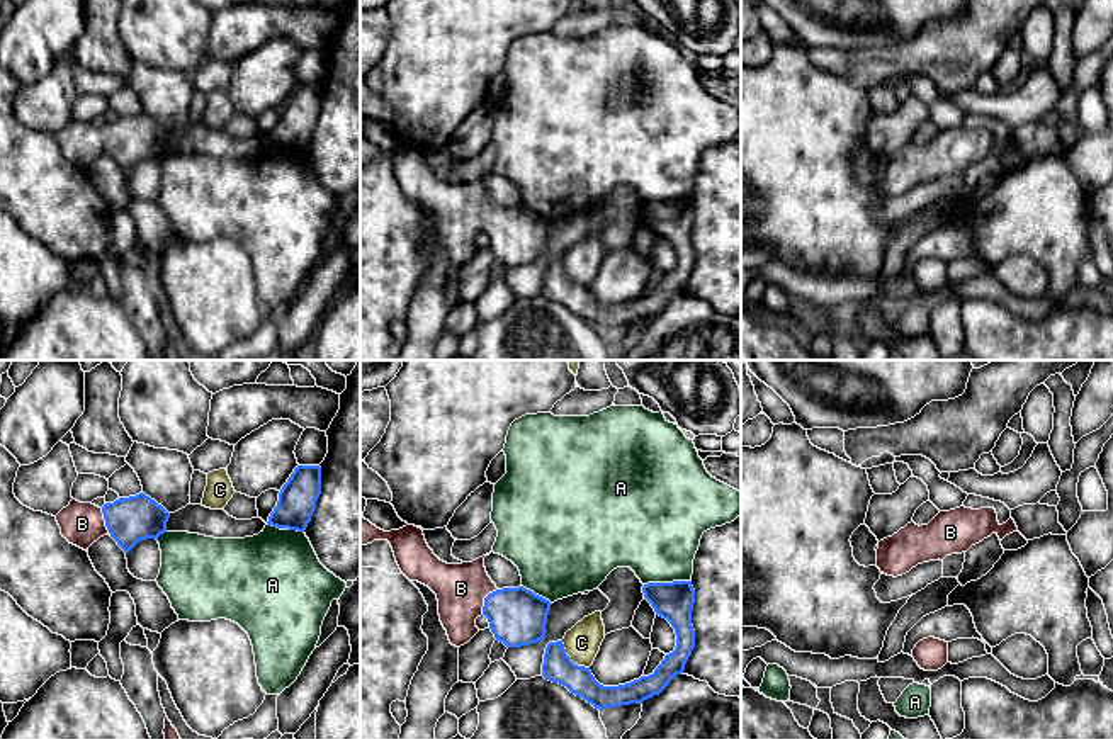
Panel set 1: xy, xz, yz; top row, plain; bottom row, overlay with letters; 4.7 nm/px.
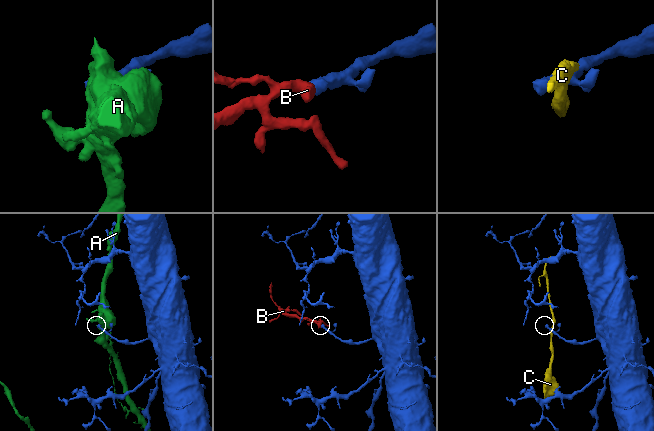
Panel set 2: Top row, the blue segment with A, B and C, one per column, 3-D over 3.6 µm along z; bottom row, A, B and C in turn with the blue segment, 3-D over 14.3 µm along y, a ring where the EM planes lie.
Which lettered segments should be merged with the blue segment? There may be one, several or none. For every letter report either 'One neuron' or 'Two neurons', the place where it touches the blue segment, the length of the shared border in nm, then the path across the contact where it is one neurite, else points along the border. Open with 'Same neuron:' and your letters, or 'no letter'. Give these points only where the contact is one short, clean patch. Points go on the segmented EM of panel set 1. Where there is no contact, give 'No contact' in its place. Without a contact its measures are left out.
Same neuron: B
A: Two neurons. Touches blue at xz (666, 583). Shared border 220 nm
B: One neuron. Touches blue at xz (485, 600). Shared border 150 nm. Path across: xz (517, 617), (485, 600), (461, 588)
C: Two neurons. Touches blue at xz (570, 660). Shared border 190 nm. Boundary: xz (561, 641), (566, 654), (575, 663), (588, 668)

